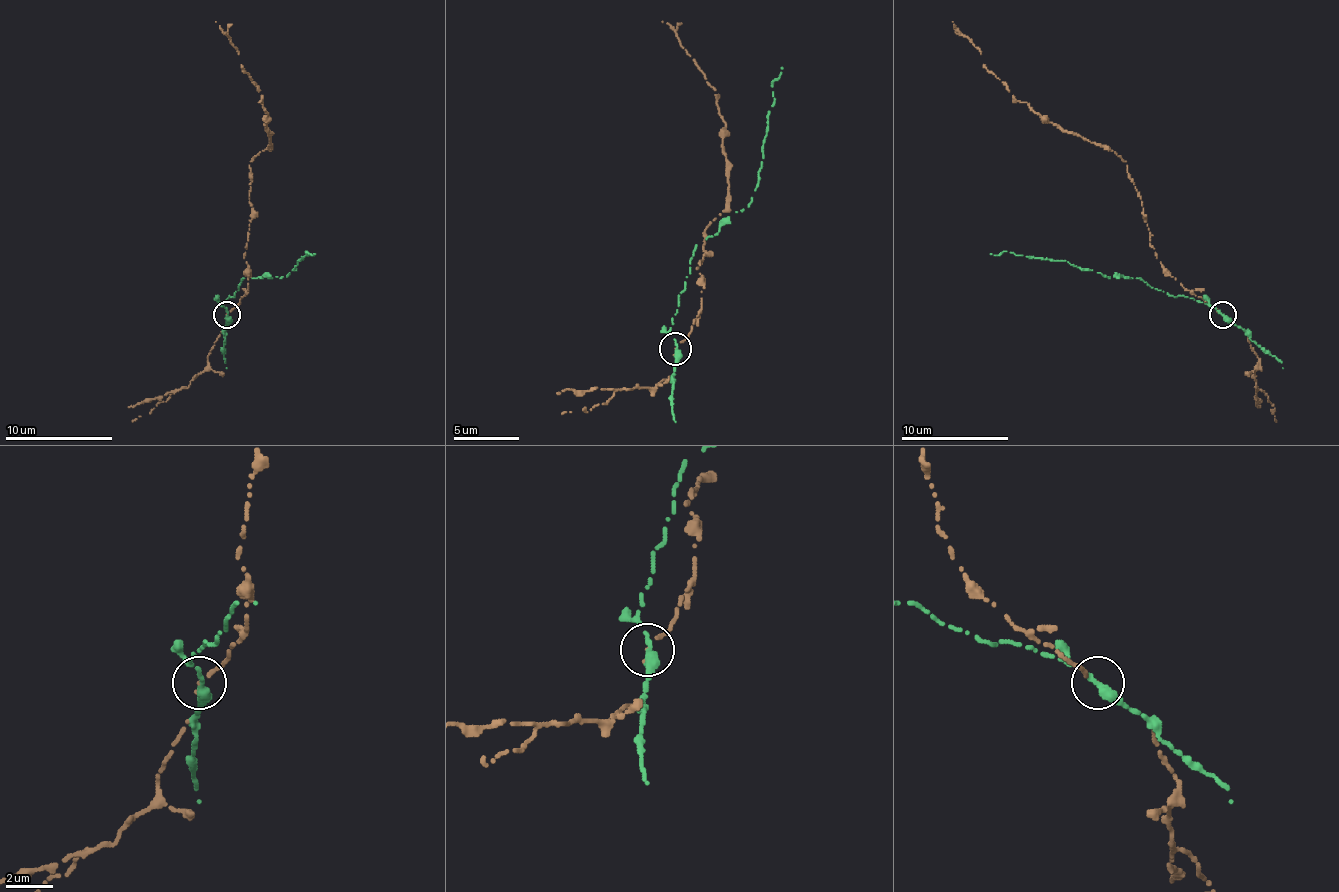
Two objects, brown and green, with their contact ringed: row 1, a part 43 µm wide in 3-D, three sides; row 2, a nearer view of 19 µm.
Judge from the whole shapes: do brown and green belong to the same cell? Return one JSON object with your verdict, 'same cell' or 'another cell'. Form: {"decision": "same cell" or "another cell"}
{"decision": "another cell"}

